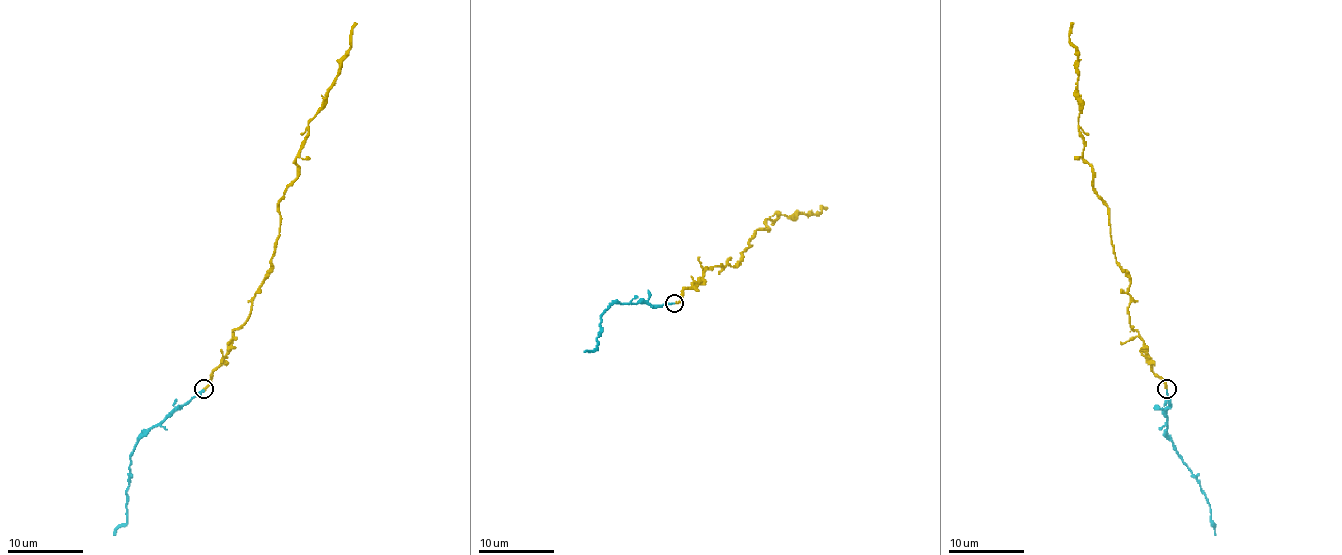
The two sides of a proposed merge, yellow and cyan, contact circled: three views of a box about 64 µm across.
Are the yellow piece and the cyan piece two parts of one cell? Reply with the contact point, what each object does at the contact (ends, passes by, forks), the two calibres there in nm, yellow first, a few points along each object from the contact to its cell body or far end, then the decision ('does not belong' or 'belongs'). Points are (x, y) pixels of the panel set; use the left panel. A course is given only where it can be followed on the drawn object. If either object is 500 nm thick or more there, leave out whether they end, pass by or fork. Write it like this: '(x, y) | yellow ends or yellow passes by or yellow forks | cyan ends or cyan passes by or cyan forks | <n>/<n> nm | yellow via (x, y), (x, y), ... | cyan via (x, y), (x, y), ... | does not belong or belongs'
(203, 389) | yellow ends | cyan ends | 280/280 nm | yellow via (204, 389), (272, 259), (279, 199), (296, 176), (307, 122), (338, 73), (355, 22) | cyan via (204, 389), (144, 434), (131, 457), (127, 521), (114, 534) | belongs

